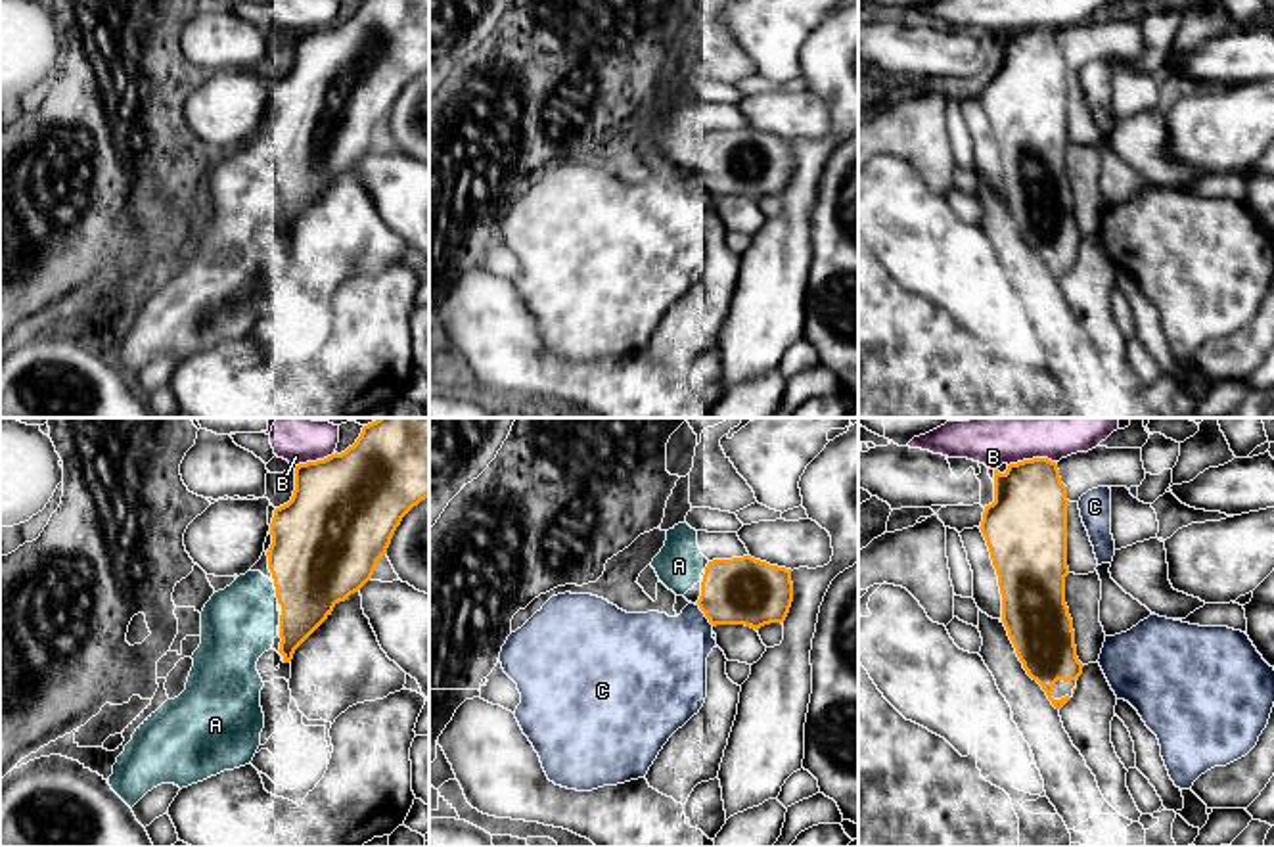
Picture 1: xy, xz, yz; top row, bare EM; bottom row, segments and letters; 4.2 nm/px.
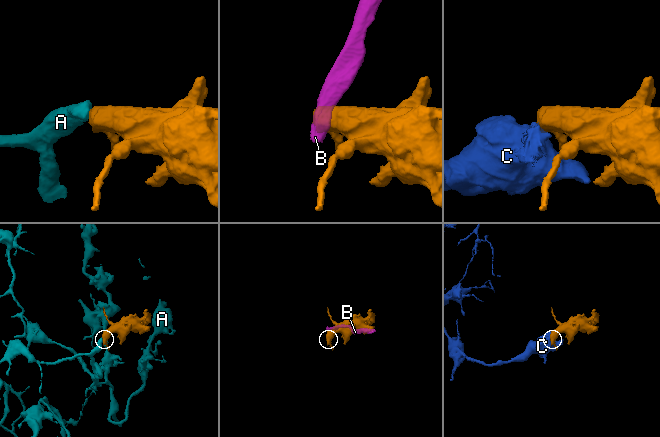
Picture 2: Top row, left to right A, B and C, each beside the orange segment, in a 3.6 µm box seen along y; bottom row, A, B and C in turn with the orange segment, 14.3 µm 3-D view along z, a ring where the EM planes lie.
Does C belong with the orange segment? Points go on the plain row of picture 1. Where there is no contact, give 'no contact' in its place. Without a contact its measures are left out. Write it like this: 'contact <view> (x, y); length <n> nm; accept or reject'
contact xz (705, 186); length 120 nm; reject

